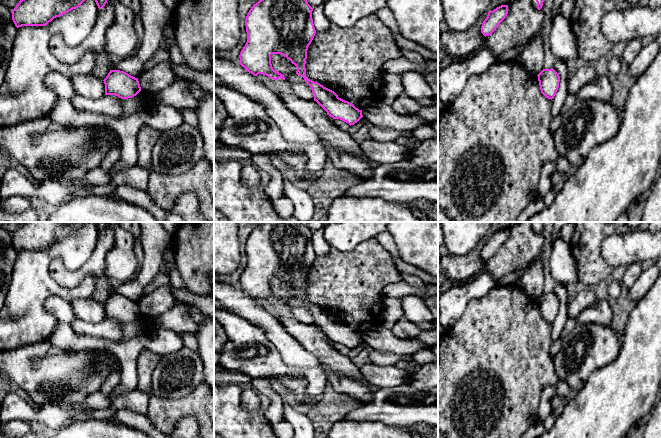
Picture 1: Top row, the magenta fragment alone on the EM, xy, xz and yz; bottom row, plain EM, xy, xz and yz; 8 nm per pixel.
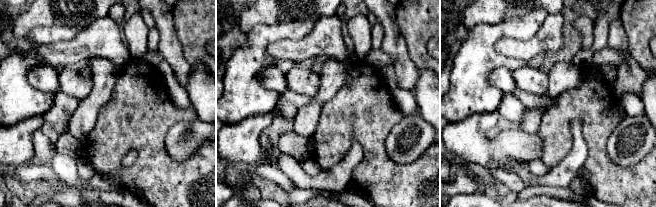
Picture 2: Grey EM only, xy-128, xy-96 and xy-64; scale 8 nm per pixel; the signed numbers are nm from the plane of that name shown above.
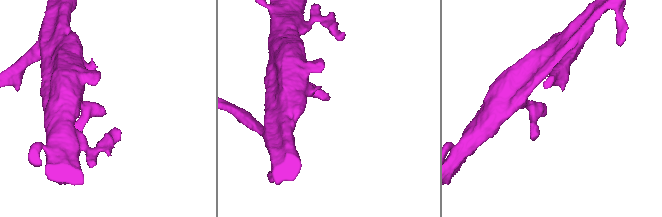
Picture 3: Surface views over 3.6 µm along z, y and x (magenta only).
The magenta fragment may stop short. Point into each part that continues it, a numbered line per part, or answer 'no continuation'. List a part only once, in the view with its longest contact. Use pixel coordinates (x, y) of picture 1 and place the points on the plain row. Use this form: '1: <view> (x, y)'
no continuation

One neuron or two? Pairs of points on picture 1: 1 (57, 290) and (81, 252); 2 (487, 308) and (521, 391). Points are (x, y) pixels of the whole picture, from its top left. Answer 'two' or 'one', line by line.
1: one
2: one

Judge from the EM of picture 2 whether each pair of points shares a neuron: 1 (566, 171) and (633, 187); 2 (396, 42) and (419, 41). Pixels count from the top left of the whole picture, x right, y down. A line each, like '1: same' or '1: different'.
1: different
2: different

